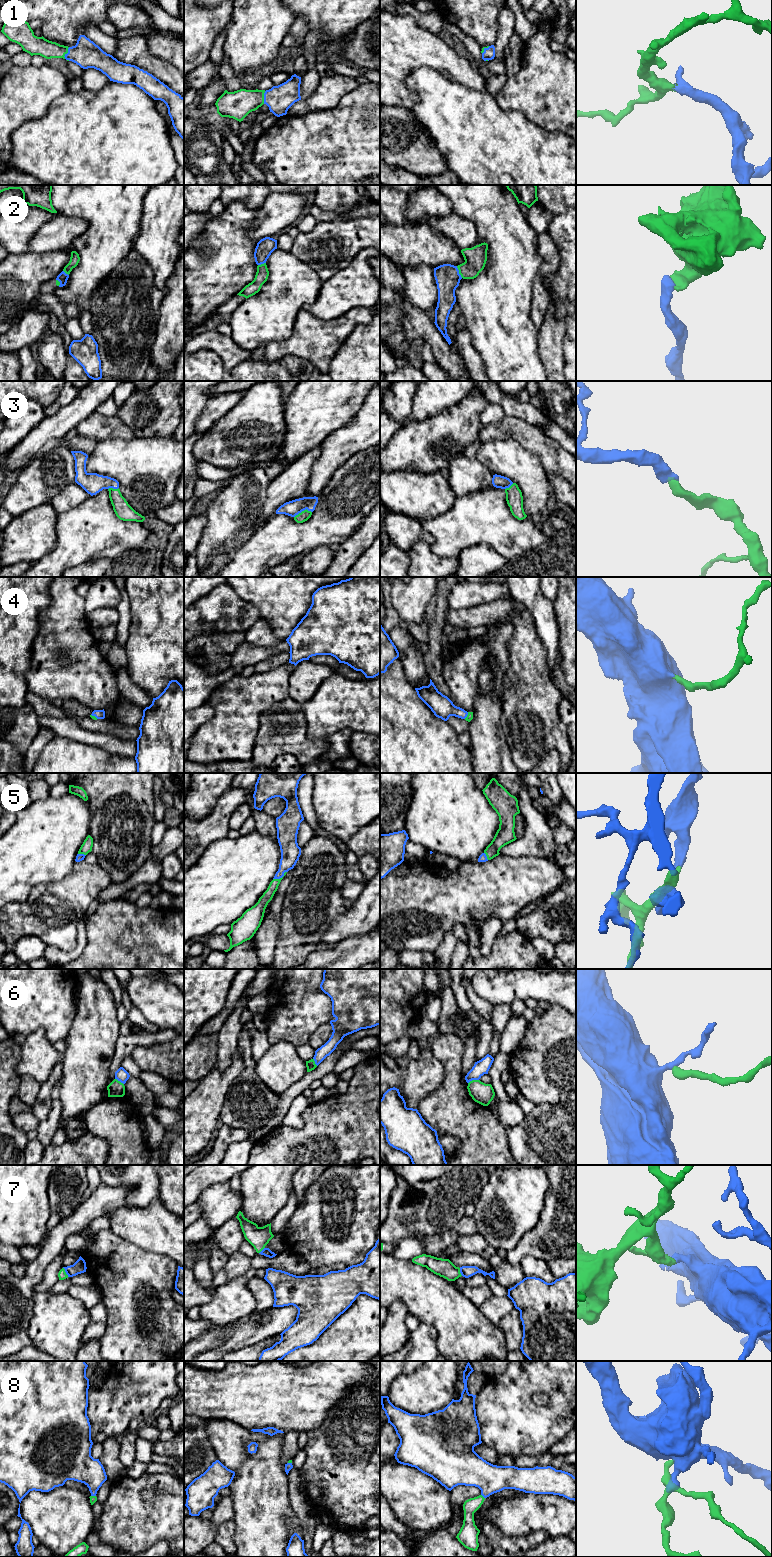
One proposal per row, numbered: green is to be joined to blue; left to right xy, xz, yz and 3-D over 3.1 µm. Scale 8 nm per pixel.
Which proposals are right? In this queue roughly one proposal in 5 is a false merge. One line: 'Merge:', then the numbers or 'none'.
Merge: 1, 2, 3, 4, 5, 7, 8

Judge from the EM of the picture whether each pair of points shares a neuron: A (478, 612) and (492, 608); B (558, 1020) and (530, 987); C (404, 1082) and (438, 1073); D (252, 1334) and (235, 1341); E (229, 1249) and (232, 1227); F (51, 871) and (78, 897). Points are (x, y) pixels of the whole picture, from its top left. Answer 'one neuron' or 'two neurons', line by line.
A: one neuron
B: two neurons
C: one neuron
D: one neuron
E: one neuron
F: two neurons

